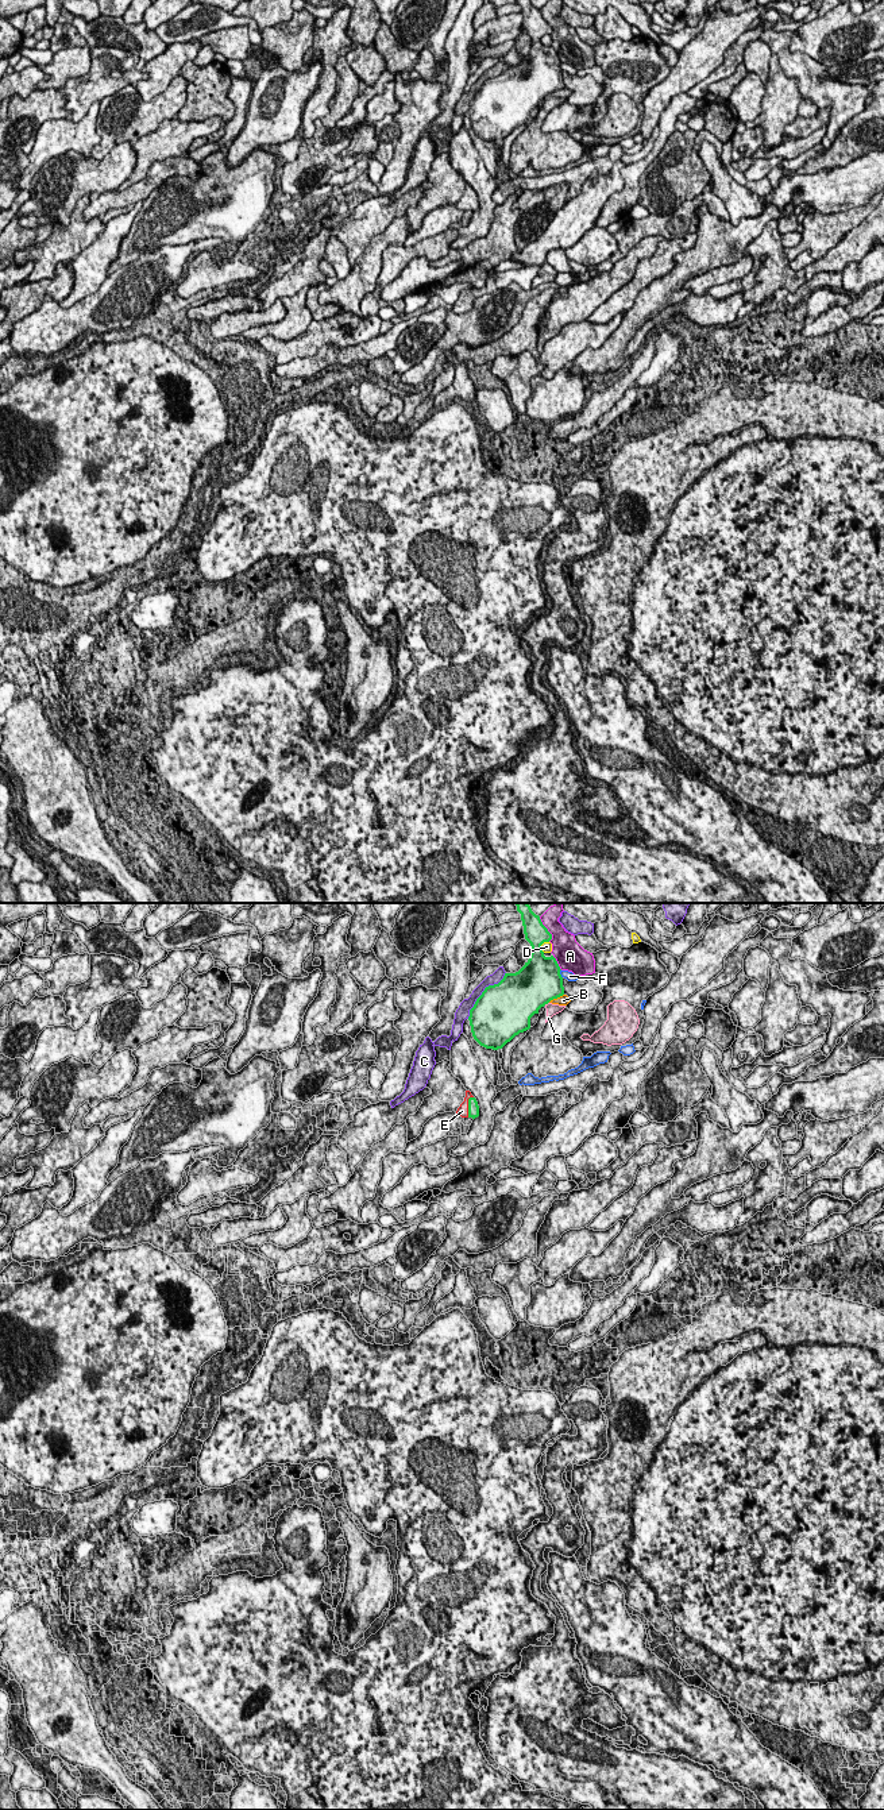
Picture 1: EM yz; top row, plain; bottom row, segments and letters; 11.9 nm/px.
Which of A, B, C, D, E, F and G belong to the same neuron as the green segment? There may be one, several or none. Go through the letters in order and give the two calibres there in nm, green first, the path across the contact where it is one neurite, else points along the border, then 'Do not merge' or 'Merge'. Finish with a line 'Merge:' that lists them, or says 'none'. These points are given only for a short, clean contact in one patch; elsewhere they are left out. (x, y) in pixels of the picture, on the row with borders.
A: Thickness 280 nm (green) against 280 nm. Do not merge
B: Thickness 480 nm (green) against 130 nm. Do not merge
C: Thickness 500 nm (green) against 140 nm. Do not merge
D: Thickness 280 nm (green) against 130 nm. Do not merge
E: Thickness 130 nm (green) against 130 nm. Merge
F: Thickness 500 nm (green) against 120 nm. Do not merge
G: Thickness 500 nm (green) against 130 nm. Do not merge
Merge: E

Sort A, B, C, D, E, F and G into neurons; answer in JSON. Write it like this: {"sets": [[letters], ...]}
{"sets": [["A"], ["B"], ["C"], ["D"], ["E"], ["F"], ["G"]]}

